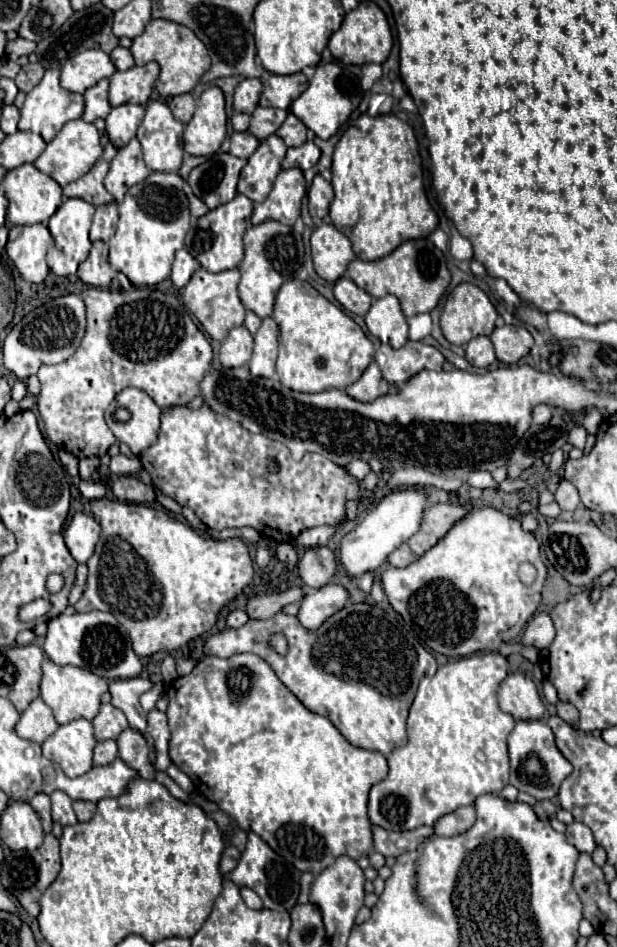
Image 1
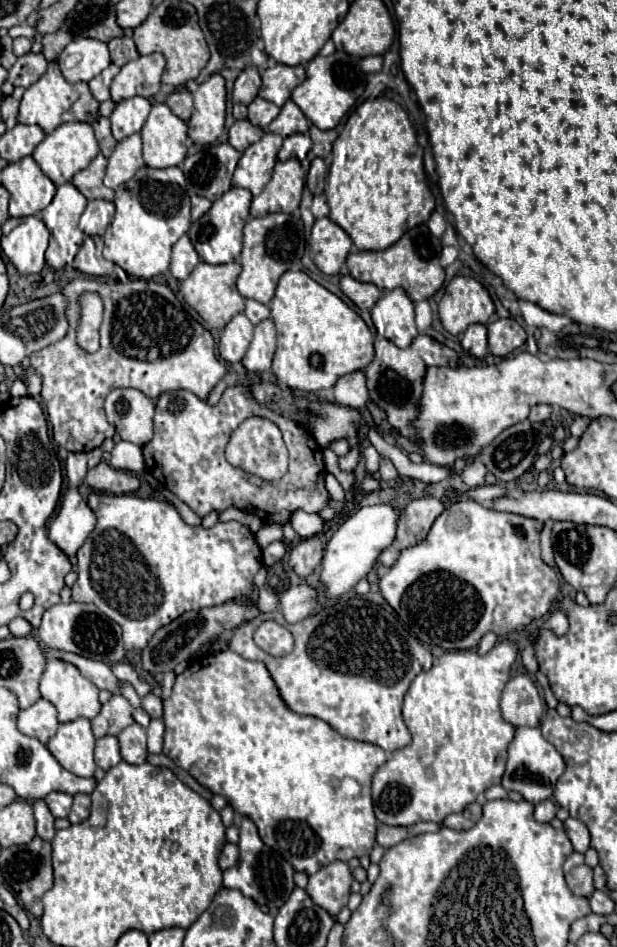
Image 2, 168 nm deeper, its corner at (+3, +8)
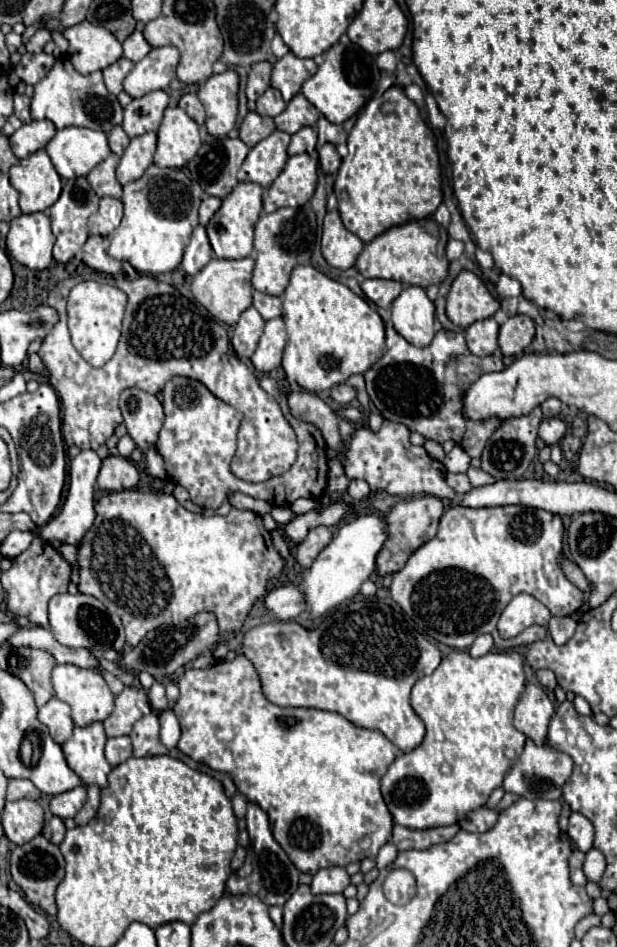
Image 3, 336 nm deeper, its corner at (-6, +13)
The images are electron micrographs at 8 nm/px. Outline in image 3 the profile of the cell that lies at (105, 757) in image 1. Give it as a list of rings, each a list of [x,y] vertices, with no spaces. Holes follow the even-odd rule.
[[[113,737],[107,739],[105,745],[105,759],[109,761],[111,767],[121,765],[123,761],[127,761],[133,755],[133,747],[131,747],[131,739],[129,737]]]

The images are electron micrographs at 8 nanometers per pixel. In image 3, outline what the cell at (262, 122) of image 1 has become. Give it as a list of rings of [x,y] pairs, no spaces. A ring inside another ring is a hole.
[[[269,87],[259,99],[257,99],[257,113],[267,117],[277,117],[285,109],[285,101],[281,93],[273,87]]]

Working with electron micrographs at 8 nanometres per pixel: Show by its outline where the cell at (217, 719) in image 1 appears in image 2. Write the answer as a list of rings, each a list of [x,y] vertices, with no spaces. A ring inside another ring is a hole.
[[[222,650],[218,654],[208,654],[202,658],[196,658],[194,662],[190,662],[190,666],[176,676],[172,694],[164,700],[164,724],[166,724],[166,732],[164,732],[164,754],[170,756],[176,766],[184,768],[188,774],[192,774],[206,790],[210,790],[212,794],[220,794],[228,800],[228,804],[240,812],[242,816],[248,816],[258,832],[260,838],[264,840],[264,844],[268,844],[270,848],[274,848],[276,852],[280,852],[284,856],[284,860],[288,860],[294,870],[298,872],[306,872],[306,874],[314,874],[316,870],[320,870],[322,866],[334,862],[334,860],[344,860],[348,862],[350,858],[360,858],[364,854],[370,854],[372,846],[374,846],[374,838],[376,838],[376,816],[372,810],[372,798],[370,798],[370,780],[372,774],[376,772],[376,768],[380,768],[386,760],[386,752],[370,742],[358,742],[358,740],[348,740],[338,736],[330,724],[326,724],[320,718],[312,718],[312,716],[298,716],[294,714],[286,702],[280,698],[278,686],[272,680],[268,668],[258,662],[258,660],[246,660],[242,656],[238,656],[232,650]]]

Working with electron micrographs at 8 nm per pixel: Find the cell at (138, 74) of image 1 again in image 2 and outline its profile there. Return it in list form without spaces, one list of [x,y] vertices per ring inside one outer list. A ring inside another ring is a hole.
[[[148,54],[136,60],[130,60],[114,76],[110,94],[112,100],[126,100],[132,96],[150,98],[160,90],[160,76],[164,72],[164,56]]]

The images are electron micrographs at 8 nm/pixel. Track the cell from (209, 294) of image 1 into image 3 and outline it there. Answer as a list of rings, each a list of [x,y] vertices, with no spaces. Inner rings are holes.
[[[213,257],[195,277],[191,283],[193,297],[219,321],[227,325],[235,325],[239,315],[253,303],[253,287],[251,287],[251,273],[253,273],[255,261],[251,257],[245,259],[217,259]]]

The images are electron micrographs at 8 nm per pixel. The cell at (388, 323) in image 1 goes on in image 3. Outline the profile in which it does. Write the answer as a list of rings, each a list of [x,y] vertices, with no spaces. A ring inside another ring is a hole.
[[[405,287],[391,305],[391,321],[395,329],[415,347],[427,347],[433,341],[435,305],[423,287]]]

